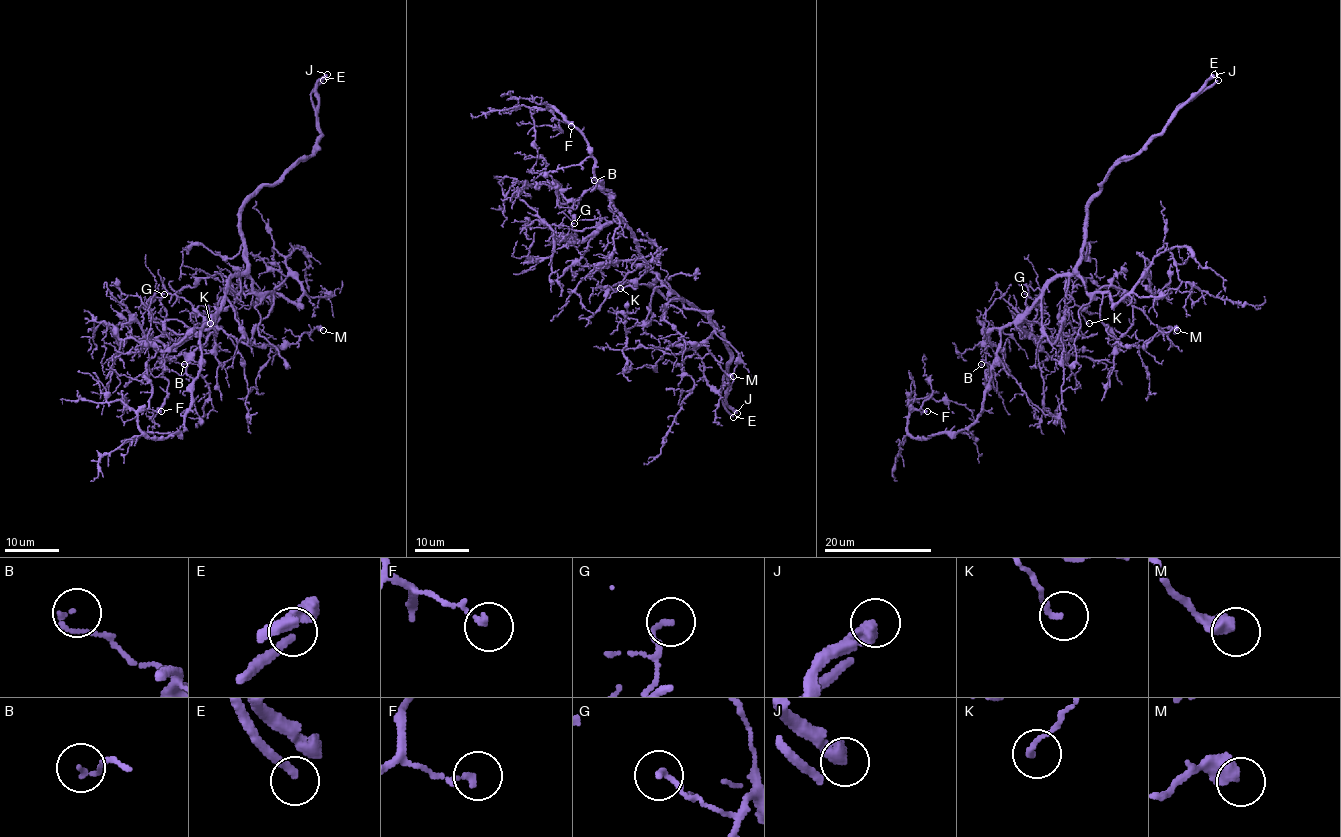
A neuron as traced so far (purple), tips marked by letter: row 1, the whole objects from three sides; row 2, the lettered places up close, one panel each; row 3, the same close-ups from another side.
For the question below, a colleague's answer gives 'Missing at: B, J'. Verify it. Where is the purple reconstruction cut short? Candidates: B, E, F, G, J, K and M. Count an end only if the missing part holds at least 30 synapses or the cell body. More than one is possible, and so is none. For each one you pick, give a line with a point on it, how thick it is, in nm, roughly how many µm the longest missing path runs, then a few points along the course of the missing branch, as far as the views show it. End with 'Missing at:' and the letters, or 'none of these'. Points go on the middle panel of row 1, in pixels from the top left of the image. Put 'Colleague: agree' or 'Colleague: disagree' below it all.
E: at (733, 417); 240 nm thick; about 90 µm are missing
J: at (737, 413); 480 nm thick; about 160 µm are missing
Missing at: E, J
Colleague: disagree

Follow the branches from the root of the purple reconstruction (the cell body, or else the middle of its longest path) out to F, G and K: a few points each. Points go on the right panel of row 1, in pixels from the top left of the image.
F: (1036, 300), (1000, 331), (978, 417), (962, 429), (914, 438), (907, 417), (927, 411)
G: (1036, 300), (1016, 326), (1025, 334), (1031, 330), (1036, 314), (1036, 302), (1024, 294)
K: (1036, 300), (1051, 282), (1059, 276), (1067, 276), (1067, 292), (1089, 323)

